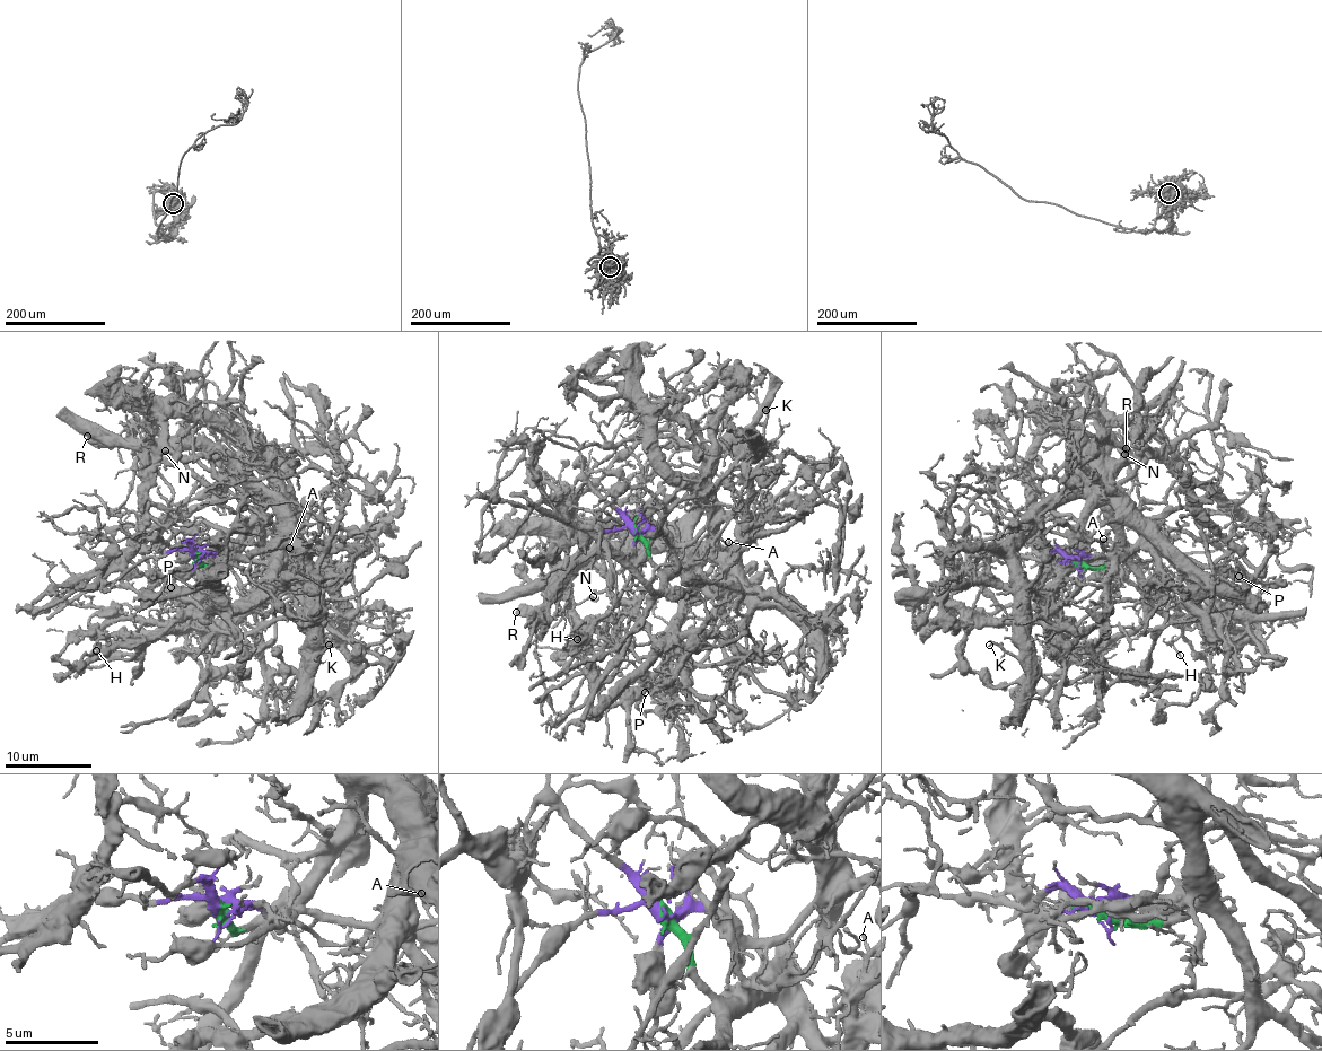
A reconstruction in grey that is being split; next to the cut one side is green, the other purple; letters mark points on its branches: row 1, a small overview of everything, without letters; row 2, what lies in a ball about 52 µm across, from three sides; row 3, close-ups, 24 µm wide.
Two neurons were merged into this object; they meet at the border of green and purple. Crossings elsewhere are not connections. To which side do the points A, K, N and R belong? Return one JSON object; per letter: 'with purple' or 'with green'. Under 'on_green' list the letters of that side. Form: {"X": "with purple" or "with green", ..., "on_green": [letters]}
{"A": "with green", "K": "with green", "N": "with purple", "R": "with purple", "on_green": ["A", "K"]}

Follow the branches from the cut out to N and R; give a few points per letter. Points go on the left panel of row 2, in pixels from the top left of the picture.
N: (193, 555), (187, 543), (173, 548), (142, 533), (160, 423), (150, 403), (145, 413), (166, 429), (165, 452)
R: (193, 555), (187, 543), (173, 548), (142, 533), (160, 423), (150, 403), (124, 438), (87, 436)

